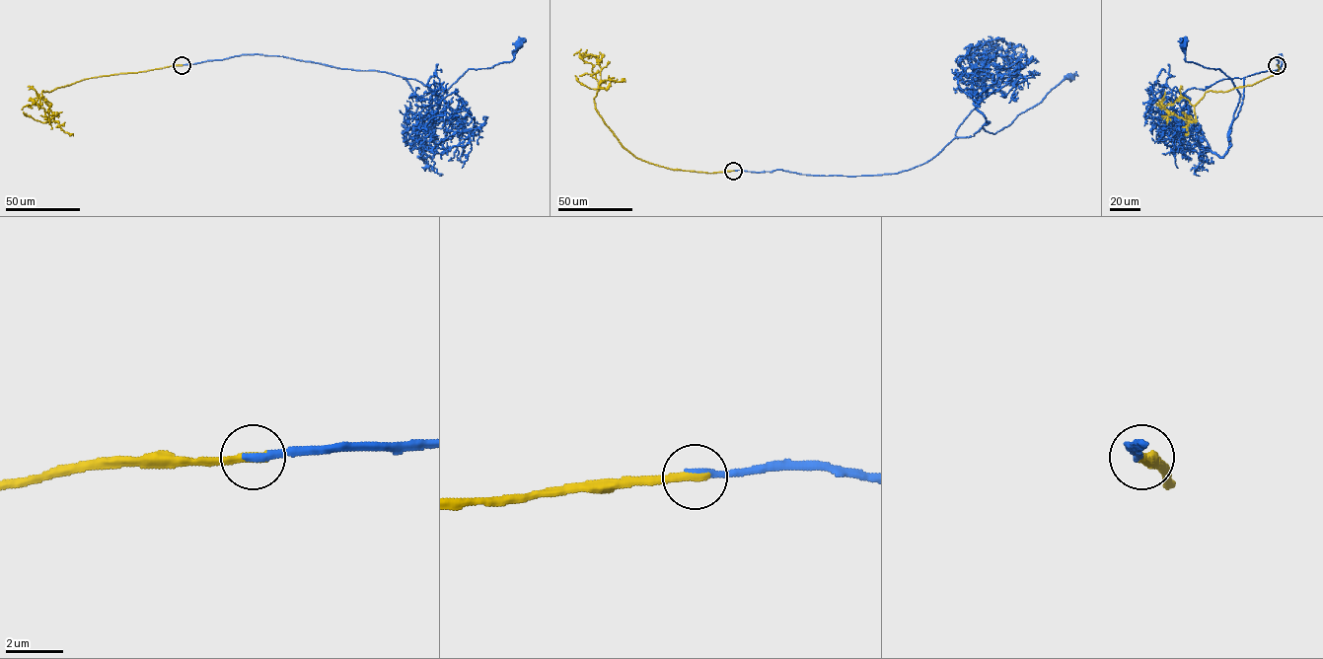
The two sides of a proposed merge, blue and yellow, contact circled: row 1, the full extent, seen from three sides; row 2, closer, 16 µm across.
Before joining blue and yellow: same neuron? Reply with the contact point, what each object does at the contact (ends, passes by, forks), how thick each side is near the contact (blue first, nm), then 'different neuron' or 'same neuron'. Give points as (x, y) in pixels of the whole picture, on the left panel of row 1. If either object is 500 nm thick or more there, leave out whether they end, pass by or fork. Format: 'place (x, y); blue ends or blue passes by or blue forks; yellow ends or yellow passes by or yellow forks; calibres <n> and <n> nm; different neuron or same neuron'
place (182, 65); blue ends; yellow ends; calibres 280 and 340 nm; same neuron

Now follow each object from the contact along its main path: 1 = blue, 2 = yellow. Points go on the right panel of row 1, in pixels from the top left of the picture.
1: (1277, 65), (1282, 54), (1280, 68), (1244, 78), (1233, 119), (1233, 82), (1187, 62), (1184, 44)
2: (1277, 65), (1276, 73), (1251, 85), (1206, 92), (1195, 106), (1195, 121), (1161, 107), (1165, 92)

